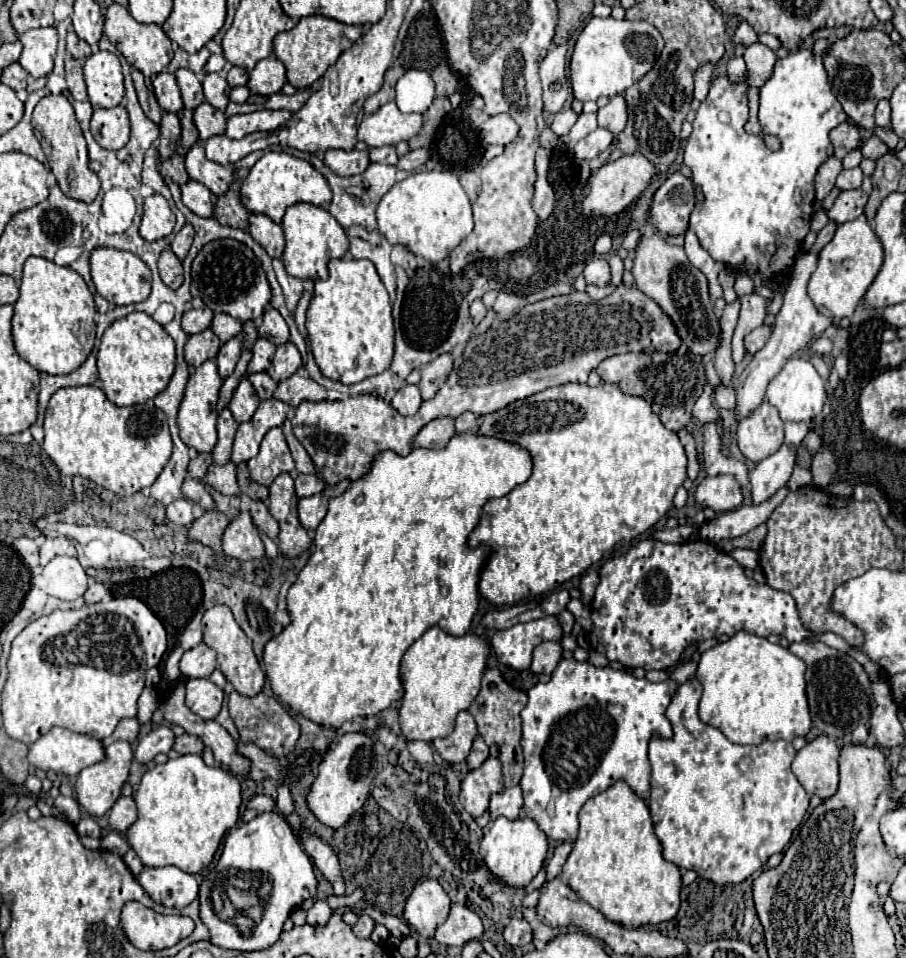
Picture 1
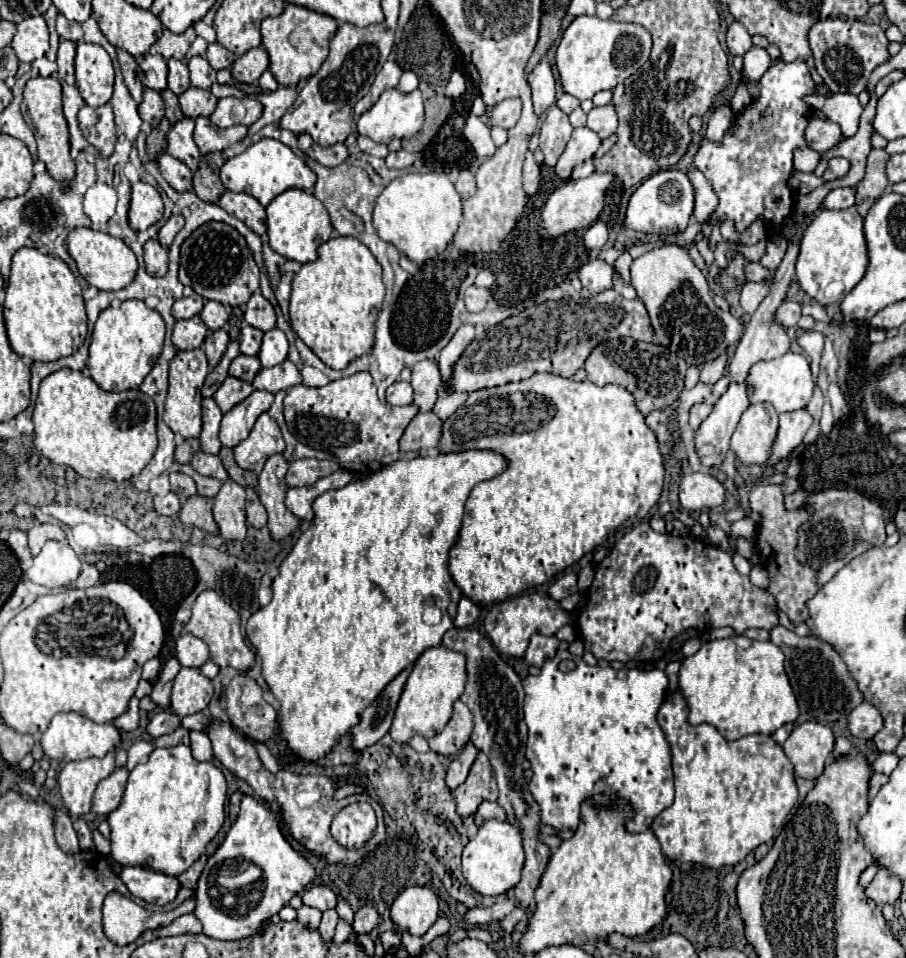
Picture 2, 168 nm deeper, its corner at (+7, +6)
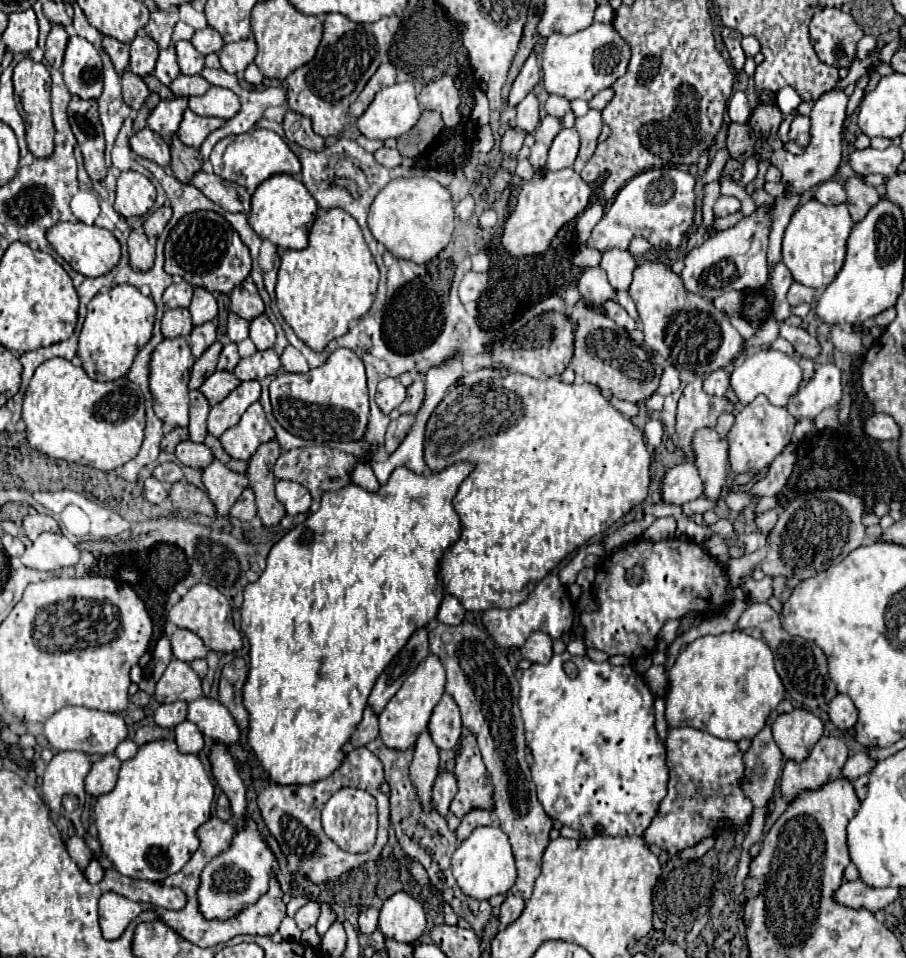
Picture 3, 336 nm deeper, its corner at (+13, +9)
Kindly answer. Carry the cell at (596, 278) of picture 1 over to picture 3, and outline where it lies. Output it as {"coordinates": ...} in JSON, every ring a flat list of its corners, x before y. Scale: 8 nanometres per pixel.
{"coordinates":[[600,267,584,269,582,277,578,281,578,289,580,289,580,295,584,297,584,301,592,307,600,307,608,299,616,299,616,291,608,283,606,273]]}

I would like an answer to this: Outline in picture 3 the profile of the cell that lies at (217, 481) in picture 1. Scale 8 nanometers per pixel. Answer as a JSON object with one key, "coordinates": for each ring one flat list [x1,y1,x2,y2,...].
{"coordinates":[[180,441,176,445,176,451,174,455,178,457,178,461,182,465,188,465,188,467,196,467,196,469,204,469,204,465,210,465,212,463,212,451,202,445,202,443,194,443,194,441]]}

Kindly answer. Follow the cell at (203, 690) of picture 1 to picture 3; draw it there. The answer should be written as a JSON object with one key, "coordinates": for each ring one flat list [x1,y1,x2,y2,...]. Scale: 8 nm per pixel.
{"coordinates":[[172,659,170,665,166,667,164,675,156,683,156,693,154,699,158,703,172,703,172,701,194,701,202,695,200,687,200,677,192,671,190,663]]}

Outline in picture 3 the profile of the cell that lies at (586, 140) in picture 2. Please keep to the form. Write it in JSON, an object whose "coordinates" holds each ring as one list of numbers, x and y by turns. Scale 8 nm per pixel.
{"coordinates":[[562,129,550,145,546,169,548,171,560,171,560,169,572,167,576,153,578,153,578,145,580,145,580,139,578,139,576,129]]}

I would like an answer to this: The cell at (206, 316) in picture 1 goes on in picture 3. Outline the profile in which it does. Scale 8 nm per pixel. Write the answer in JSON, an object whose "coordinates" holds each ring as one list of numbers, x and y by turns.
{"coordinates":[[182,281,182,283,172,283,164,295,162,301,168,309,176,309,176,307,188,307,188,301,192,299,192,285]]}

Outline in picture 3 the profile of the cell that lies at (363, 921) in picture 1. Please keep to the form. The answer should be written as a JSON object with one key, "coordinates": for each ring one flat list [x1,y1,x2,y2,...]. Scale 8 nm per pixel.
{"coordinates":[[364,909,358,917,358,929,364,933,364,935,370,935,374,933,378,927,378,909]]}

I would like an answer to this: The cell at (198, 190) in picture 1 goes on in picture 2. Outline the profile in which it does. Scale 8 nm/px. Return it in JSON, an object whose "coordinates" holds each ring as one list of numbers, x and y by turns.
{"coordinates":[[162,152,156,162,160,166,160,172,162,172,164,180,176,192,192,192,192,170,186,164,182,164,180,160,172,158,166,152]]}

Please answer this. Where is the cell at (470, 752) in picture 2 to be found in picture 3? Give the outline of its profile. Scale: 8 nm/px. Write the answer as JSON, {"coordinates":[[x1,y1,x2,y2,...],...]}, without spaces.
{"coordinates":[[440,773,440,777,434,783,434,789,432,789,432,803,436,805,434,809,442,817,448,815,448,807,450,807,454,795,456,795,456,779,454,779,454,773]]}

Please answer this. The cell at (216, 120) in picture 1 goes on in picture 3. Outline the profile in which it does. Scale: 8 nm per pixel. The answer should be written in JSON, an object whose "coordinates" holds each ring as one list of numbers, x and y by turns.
{"coordinates":[[178,75,172,83,170,89,174,95,204,95,208,91,210,83,202,75]]}

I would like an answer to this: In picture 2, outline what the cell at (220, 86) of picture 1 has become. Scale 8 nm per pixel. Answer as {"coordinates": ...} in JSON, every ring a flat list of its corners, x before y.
{"coordinates":[[196,56,196,58,188,60,188,68,190,68,190,82,192,82,192,86,208,90,216,82,216,72,214,72,214,68,210,68,206,58]]}

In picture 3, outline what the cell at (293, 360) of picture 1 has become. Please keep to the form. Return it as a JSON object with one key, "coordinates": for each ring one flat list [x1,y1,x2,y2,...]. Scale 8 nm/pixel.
{"coordinates":[[264,313,258,315,258,317,254,317,250,321,250,339,252,339,252,343,256,345,258,351,264,351,264,349,274,347,276,331,274,331,272,321]]}

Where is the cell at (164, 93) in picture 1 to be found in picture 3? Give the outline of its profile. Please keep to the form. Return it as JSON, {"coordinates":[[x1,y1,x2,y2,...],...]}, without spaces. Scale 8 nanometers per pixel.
{"coordinates":[[136,35,130,43,130,71,146,77,152,73,156,67,156,57,158,57,158,45,152,37,148,35]]}

